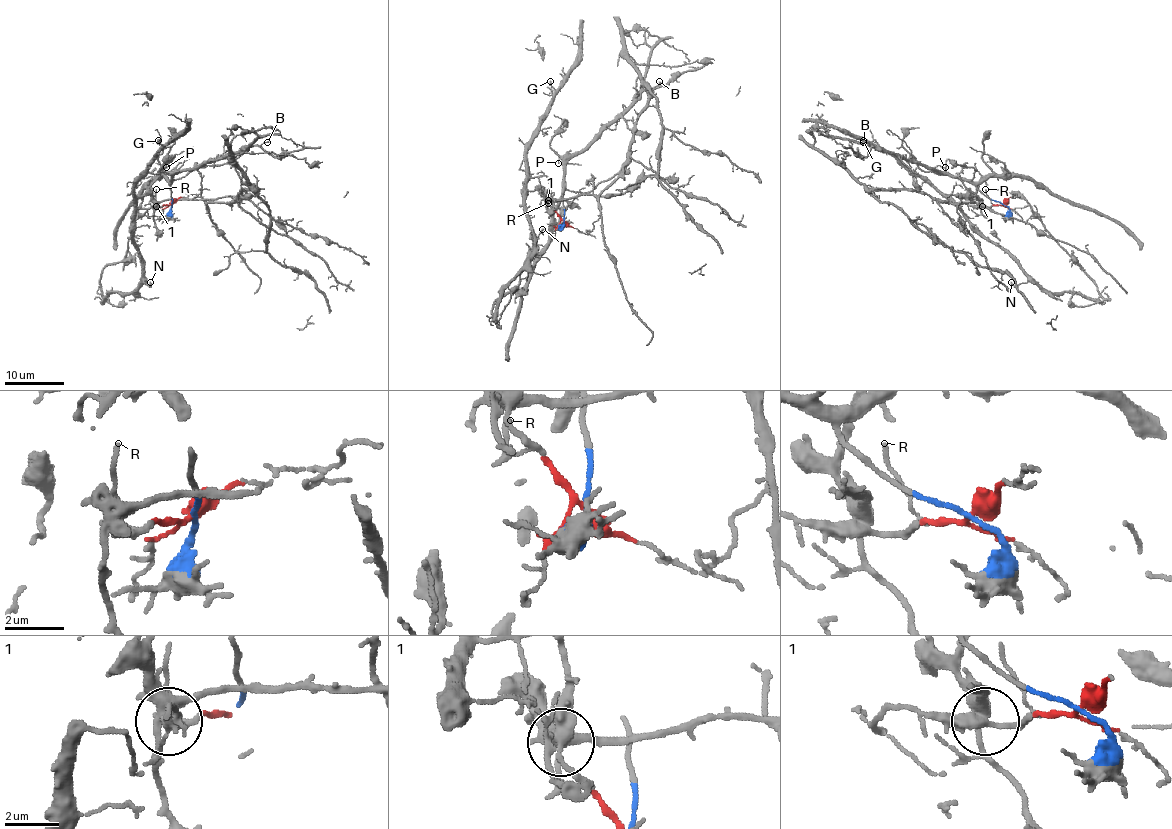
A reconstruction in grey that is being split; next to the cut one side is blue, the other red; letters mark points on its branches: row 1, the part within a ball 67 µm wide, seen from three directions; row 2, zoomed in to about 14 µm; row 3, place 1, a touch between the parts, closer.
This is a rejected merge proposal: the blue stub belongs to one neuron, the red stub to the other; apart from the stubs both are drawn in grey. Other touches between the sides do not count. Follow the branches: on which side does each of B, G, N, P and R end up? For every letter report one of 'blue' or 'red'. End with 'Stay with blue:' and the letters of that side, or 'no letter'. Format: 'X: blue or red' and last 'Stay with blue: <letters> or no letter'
B: blue
G: red
N: red
P: blue
R: red
Stay with blue: B, P

